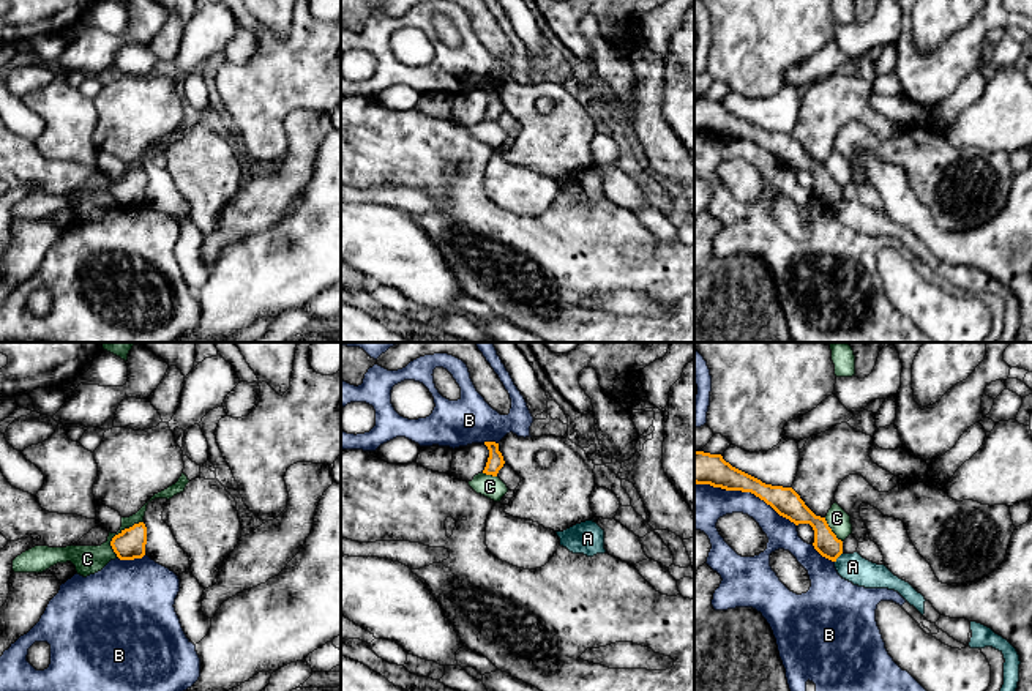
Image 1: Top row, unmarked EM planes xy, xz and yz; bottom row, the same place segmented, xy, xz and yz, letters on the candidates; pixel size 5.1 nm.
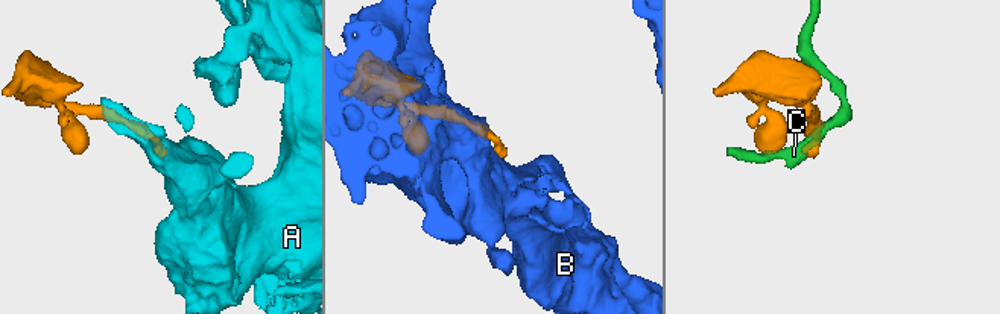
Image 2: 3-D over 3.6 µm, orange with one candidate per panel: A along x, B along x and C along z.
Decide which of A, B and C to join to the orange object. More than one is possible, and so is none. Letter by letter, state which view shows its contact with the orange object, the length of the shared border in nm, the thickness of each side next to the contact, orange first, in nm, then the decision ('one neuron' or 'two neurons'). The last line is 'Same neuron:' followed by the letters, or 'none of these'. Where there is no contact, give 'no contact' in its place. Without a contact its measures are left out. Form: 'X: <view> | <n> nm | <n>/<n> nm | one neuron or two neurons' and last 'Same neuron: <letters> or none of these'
A: yz | 70 nm | 120/140 nm | two neurons
B: yz | 400 nm | 150/160 nm | two neurons
C: xy | 240 nm | 150/140 nm | two neurons
Same neuron: none of these

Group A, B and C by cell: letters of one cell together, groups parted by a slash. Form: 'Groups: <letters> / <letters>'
Groups: A / B / C

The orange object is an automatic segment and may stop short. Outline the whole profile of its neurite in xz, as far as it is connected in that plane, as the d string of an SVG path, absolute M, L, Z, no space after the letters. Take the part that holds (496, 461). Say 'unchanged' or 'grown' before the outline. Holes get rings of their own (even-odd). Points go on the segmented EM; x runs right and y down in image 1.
unchanged | M484 442L484 445L489 450L489 458L488 458L488 462L486 462L486 467L484 467L483 473L497 476L499 470L505 464L503 456L499 451L499 443L495 443L495 442Z

